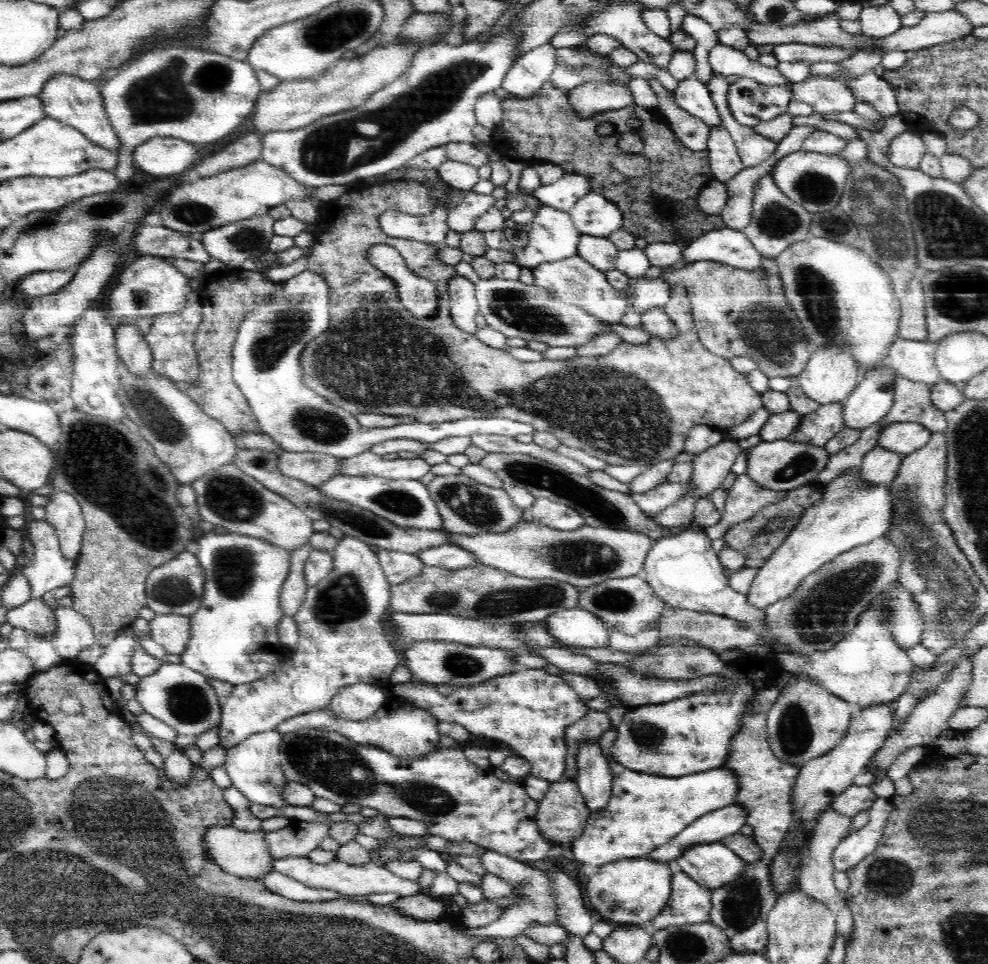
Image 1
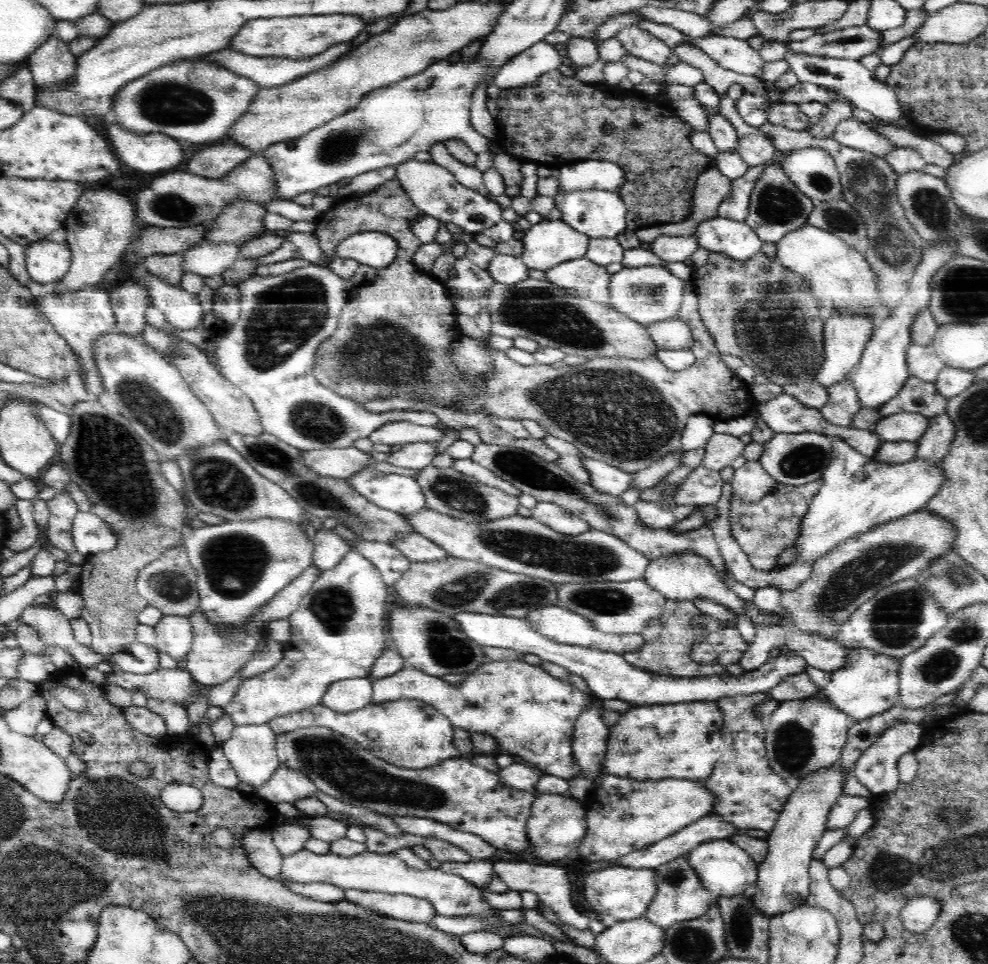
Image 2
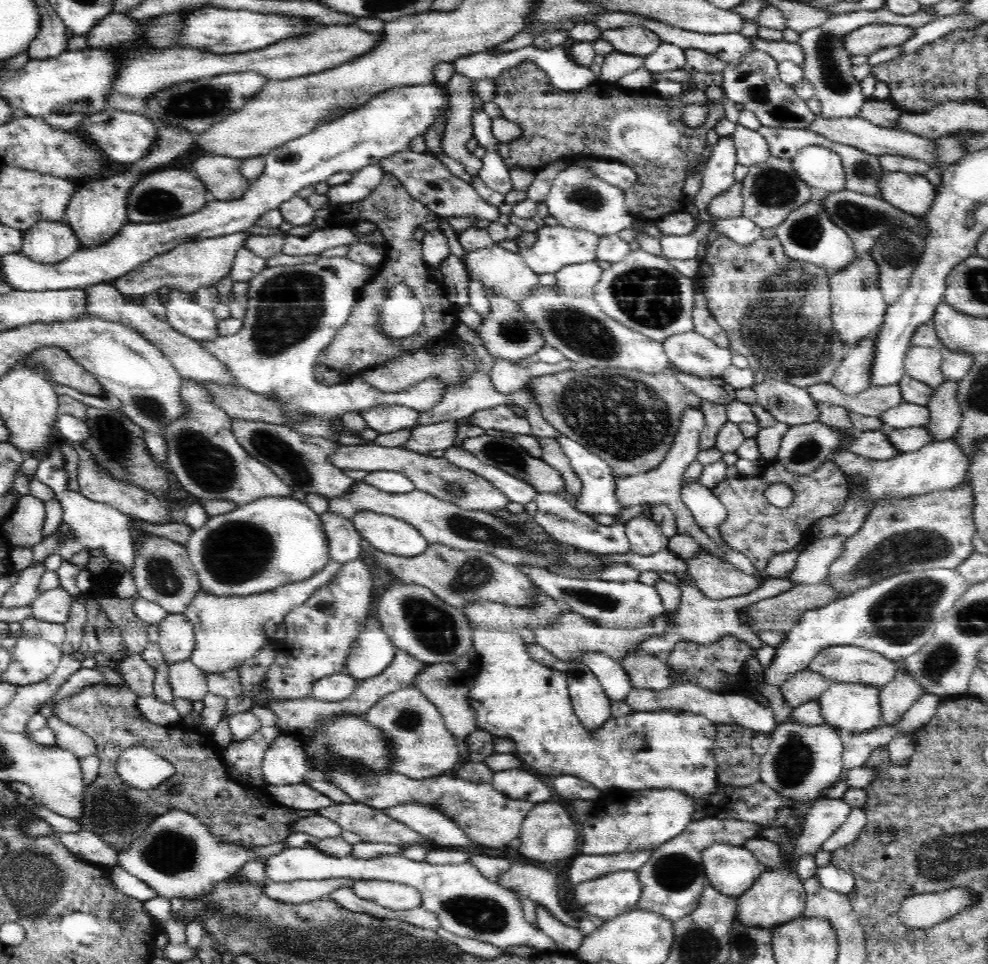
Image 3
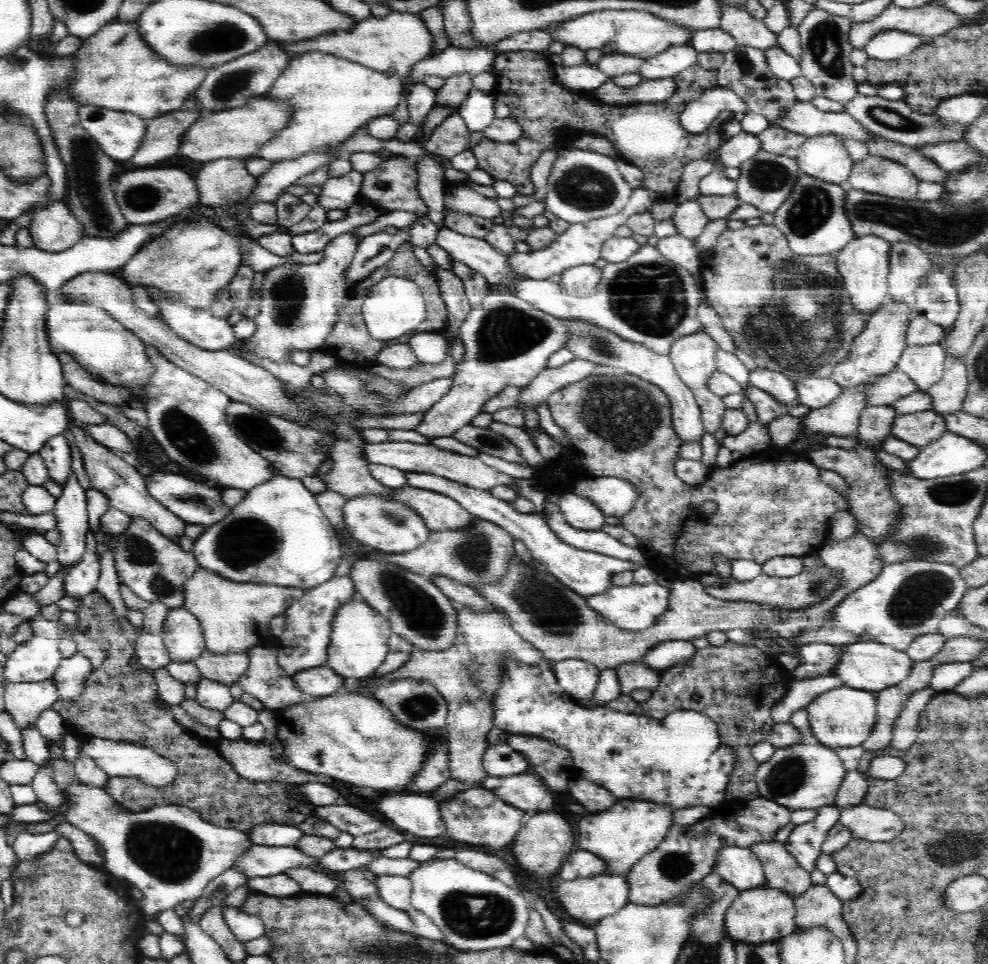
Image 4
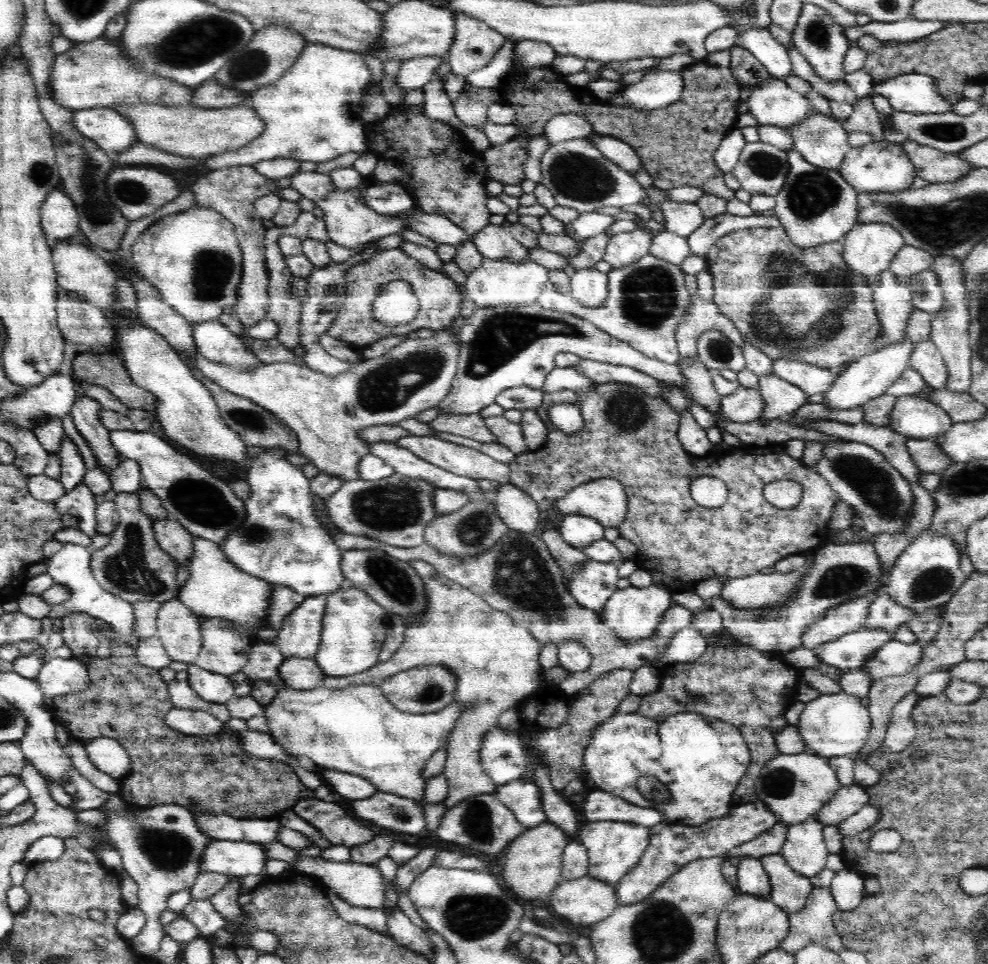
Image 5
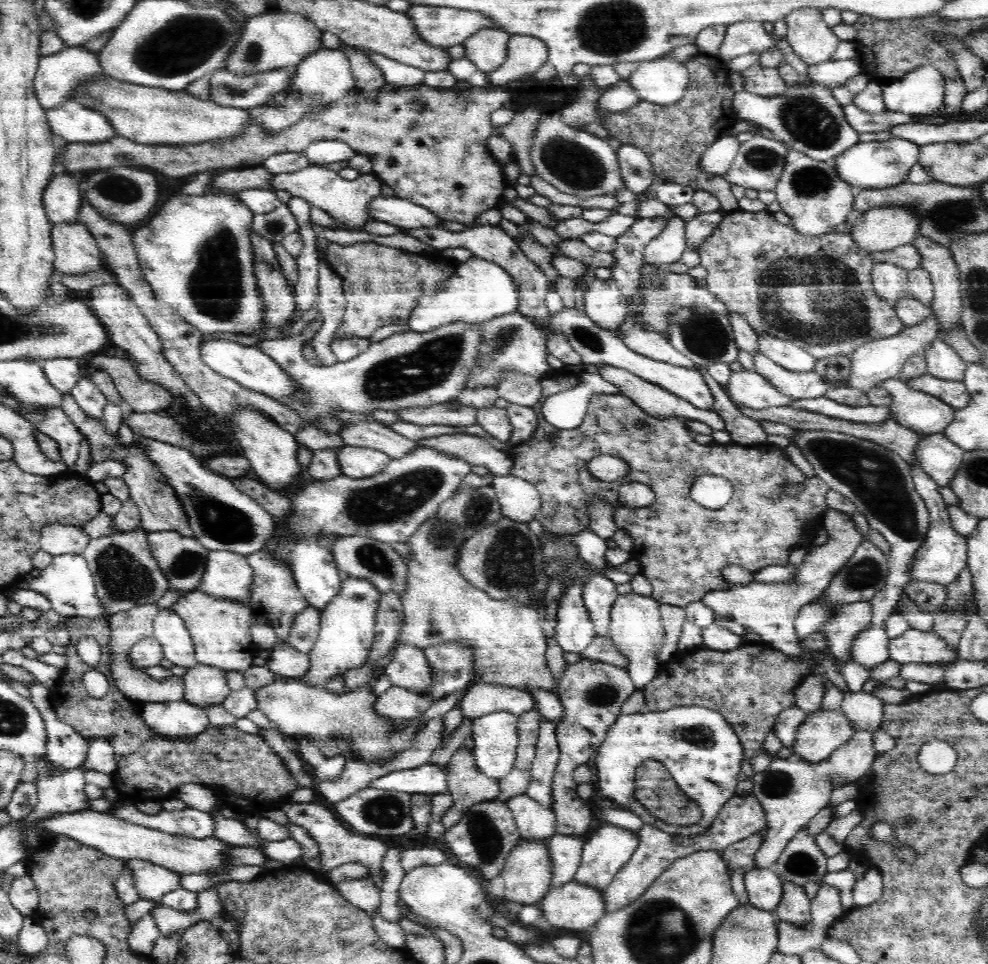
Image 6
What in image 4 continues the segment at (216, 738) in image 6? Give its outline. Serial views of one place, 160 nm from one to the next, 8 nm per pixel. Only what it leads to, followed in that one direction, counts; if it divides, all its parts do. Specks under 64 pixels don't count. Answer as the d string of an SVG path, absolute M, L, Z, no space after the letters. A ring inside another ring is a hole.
M94 589L81 600L81 607L76 611L76 615L78 615L77 628L82 634L91 636L91 638L103 636L104 641L108 643L108 651L110 652L104 658L103 664L88 676L84 694L78 696L78 698L72 698L72 700L61 699L55 702L53 705L54 711L62 716L65 726L74 725L80 727L84 737L131 742L132 744L144 745L144 748L151 748L160 756L176 764L178 774L176 774L176 779L169 786L162 787L148 787L140 779L110 777L106 788L103 788L103 790L114 801L132 812L142 812L160 805L184 805L195 810L202 819L209 823L220 825L222 828L235 828L240 832L244 832L244 834L250 834L254 826L266 822L298 826L300 822L304 822L306 818L312 816L315 805L308 801L302 801L302 799L298 799L298 797L294 797L290 793L290 790L294 790L296 786L287 783L271 783L270 781L252 783L252 781L240 777L233 766L227 760L224 760L221 754L200 742L200 736L194 736L178 725L172 715L171 706L168 705L168 702L160 700L158 696L158 688L153 672L146 670L138 673L132 667L135 646L124 636L118 619L112 612L114 612L112 604L97 589Z

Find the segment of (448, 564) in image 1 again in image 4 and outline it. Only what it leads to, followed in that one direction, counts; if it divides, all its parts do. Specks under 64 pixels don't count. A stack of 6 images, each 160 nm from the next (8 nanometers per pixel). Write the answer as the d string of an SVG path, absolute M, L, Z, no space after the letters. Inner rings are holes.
M356 496L344 502L344 522L352 536L369 548L390 553L409 553L428 540L431 532L417 512L387 496Z

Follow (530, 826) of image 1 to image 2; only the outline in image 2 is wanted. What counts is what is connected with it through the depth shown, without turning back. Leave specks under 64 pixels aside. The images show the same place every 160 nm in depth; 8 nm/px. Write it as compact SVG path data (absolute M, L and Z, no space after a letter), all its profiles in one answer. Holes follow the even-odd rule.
M325 727L298 728L276 736L284 768L299 770L332 797L392 816L418 816L471 832L493 847L518 852L529 847L526 824L537 795L505 786L498 773L470 763L469 757L449 758L430 768L409 769L390 764L355 740Z

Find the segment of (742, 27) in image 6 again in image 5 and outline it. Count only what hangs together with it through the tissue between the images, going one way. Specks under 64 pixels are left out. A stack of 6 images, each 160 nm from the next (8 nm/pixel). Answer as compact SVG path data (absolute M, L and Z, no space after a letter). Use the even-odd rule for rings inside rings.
M756 27L738 32L735 46L751 52L775 78L784 79L793 74L788 49L766 29Z

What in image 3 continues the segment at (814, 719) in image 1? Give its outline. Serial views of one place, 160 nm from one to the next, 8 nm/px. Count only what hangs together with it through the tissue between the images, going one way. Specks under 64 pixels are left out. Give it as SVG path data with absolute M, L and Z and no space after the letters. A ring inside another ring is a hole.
M792 718L777 724L770 732L767 752L761 756L759 773L761 780L774 792L792 799L798 804L824 799L826 790L842 776L842 734L828 724L811 726Z

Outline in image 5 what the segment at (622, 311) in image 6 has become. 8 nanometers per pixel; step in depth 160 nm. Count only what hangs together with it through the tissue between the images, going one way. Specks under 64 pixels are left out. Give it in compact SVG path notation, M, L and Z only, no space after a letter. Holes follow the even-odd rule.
M598 269L569 270L570 295L585 308L602 306L609 295L608 276Z

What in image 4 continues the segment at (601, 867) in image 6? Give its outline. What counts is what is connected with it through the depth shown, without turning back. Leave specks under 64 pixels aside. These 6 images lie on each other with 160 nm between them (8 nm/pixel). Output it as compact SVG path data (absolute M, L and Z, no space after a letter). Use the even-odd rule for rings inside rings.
M618 799L610 808L586 814L578 822L577 849L590 851L606 863L606 873L626 875L646 853L652 852L674 825L674 808L640 799Z

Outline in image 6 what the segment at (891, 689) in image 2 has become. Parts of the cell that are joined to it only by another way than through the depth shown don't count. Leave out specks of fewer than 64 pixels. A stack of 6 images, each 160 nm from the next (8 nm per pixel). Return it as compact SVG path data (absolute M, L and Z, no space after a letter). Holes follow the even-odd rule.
M821 707L808 713L807 720L800 724L792 746L794 756L820 766L824 758L836 752L836 748L850 742L856 731L841 709Z

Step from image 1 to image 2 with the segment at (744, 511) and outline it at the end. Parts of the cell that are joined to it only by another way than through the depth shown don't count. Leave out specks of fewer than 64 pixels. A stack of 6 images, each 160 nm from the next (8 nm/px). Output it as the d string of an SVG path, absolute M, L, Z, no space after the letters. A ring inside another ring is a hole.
M484 444L476 446L472 460L512 483L516 488L536 498L537 502L552 502L566 510L573 512L576 516L585 520L592 529L608 532L622 540L638 552L646 555L646 558L654 560L666 555L679 555L684 551L694 551L698 555L712 563L716 573L722 581L726 581L722 553L716 542L712 529L708 526L698 530L687 530L677 532L670 528L652 529L638 517L636 507L626 505L620 495L602 493L594 485L582 483L566 473L560 465L555 462L544 460L532 452L520 450L520 448L506 448ZM757 460L746 461L744 466L735 469L730 483L733 496L749 504L768 496L778 484Z

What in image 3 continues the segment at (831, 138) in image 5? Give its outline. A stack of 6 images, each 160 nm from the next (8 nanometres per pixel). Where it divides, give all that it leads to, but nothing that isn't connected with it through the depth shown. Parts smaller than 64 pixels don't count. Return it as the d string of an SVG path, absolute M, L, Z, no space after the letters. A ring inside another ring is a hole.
M818 145L801 148L792 159L792 166L800 180L816 194L836 193L846 184L842 159L830 148Z

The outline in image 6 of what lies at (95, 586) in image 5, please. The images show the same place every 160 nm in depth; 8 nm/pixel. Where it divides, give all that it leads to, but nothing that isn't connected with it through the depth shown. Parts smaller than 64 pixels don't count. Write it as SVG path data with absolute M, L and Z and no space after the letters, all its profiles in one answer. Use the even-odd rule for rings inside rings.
M62 554L53 556L50 565L41 570L38 578L22 577L15 583L15 585L20 589L34 590L46 596L51 602L51 608L58 612L60 616L84 616L96 620L110 617L106 614L104 603L100 602L98 595L96 595L92 571L89 569L87 560L83 555Z

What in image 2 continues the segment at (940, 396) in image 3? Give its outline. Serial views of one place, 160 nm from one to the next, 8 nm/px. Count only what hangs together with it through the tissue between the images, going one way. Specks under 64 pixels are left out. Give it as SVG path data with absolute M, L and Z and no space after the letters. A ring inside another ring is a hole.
M946 412L930 419L930 426L918 440L915 458L931 460L937 466L948 455L956 432L955 424Z

